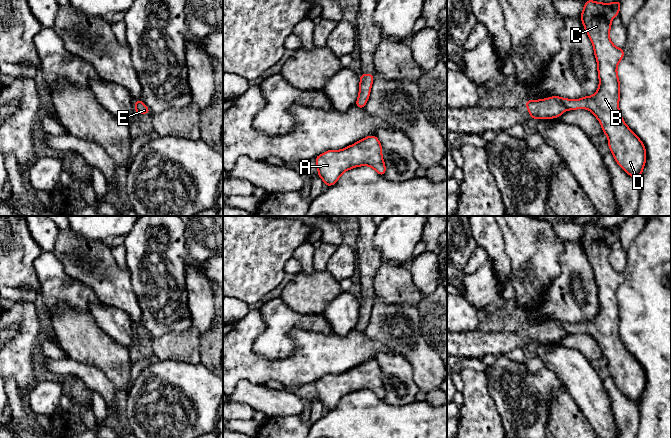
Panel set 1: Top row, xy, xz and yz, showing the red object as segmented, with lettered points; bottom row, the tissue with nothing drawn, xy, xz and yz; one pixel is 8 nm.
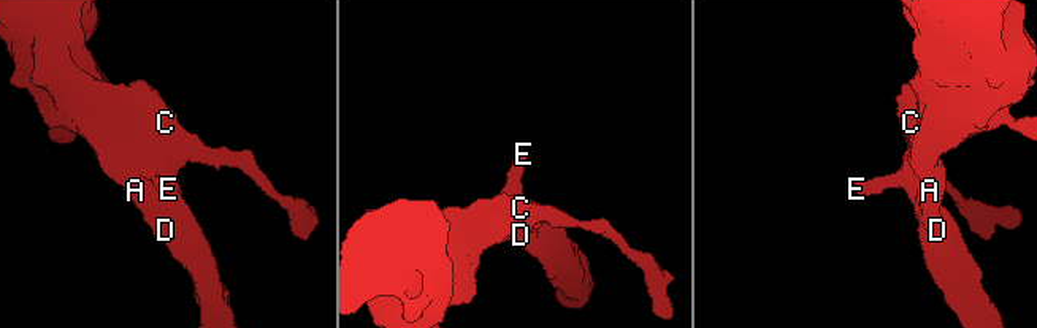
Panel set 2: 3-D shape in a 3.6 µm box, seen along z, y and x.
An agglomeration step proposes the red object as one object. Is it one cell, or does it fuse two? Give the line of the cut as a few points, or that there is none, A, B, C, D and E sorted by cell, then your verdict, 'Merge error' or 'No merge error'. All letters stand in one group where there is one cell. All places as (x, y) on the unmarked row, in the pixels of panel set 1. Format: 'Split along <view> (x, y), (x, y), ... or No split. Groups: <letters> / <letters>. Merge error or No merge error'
No split. Groups: A B C D E. No merge error

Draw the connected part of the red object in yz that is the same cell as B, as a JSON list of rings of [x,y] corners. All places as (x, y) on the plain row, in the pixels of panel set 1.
[[[588,224],[580,240],[597,283],[597,316],[577,324],[559,320],[527,324],[526,331],[532,343],[557,342],[564,335],[574,333],[590,334],[600,346],[602,356],[607,359],[610,376],[618,389],[638,404],[646,386],[646,373],[639,361],[626,349],[619,335],[617,290],[624,281],[624,273],[617,272],[609,261],[612,243],[619,238],[620,226]]]

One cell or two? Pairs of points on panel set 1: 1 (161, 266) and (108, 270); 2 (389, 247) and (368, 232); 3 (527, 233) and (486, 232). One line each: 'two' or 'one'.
1: two
2: two
3: two

